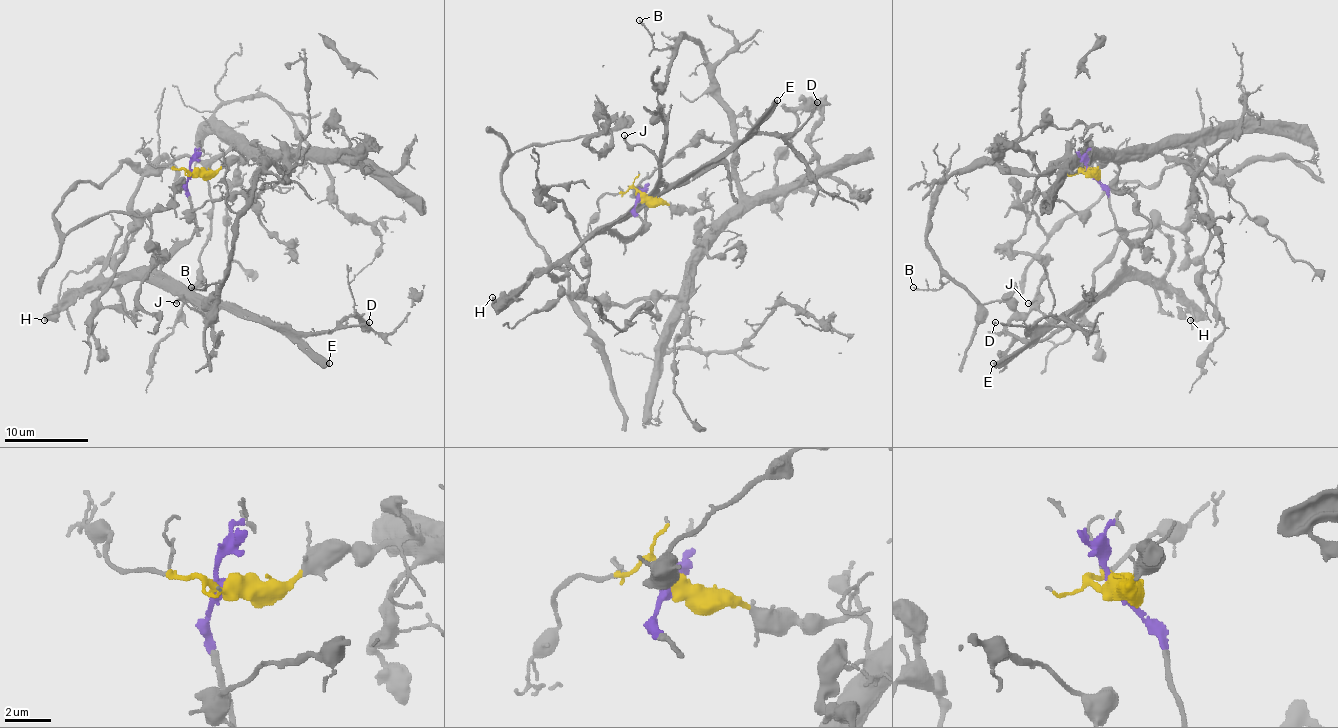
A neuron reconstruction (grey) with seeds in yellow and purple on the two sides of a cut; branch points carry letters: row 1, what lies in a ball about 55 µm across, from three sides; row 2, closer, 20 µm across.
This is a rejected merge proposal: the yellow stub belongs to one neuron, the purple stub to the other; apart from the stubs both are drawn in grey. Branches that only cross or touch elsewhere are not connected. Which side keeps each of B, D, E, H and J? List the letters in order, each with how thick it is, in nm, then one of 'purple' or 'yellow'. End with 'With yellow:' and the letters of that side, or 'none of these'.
B: calibre 140 nm; yellow
D: calibre 110 nm; purple
E: calibre 360 nm; purple
H: calibre 240 nm; purple
J: calibre 160 nm; purple
With yellow: B

